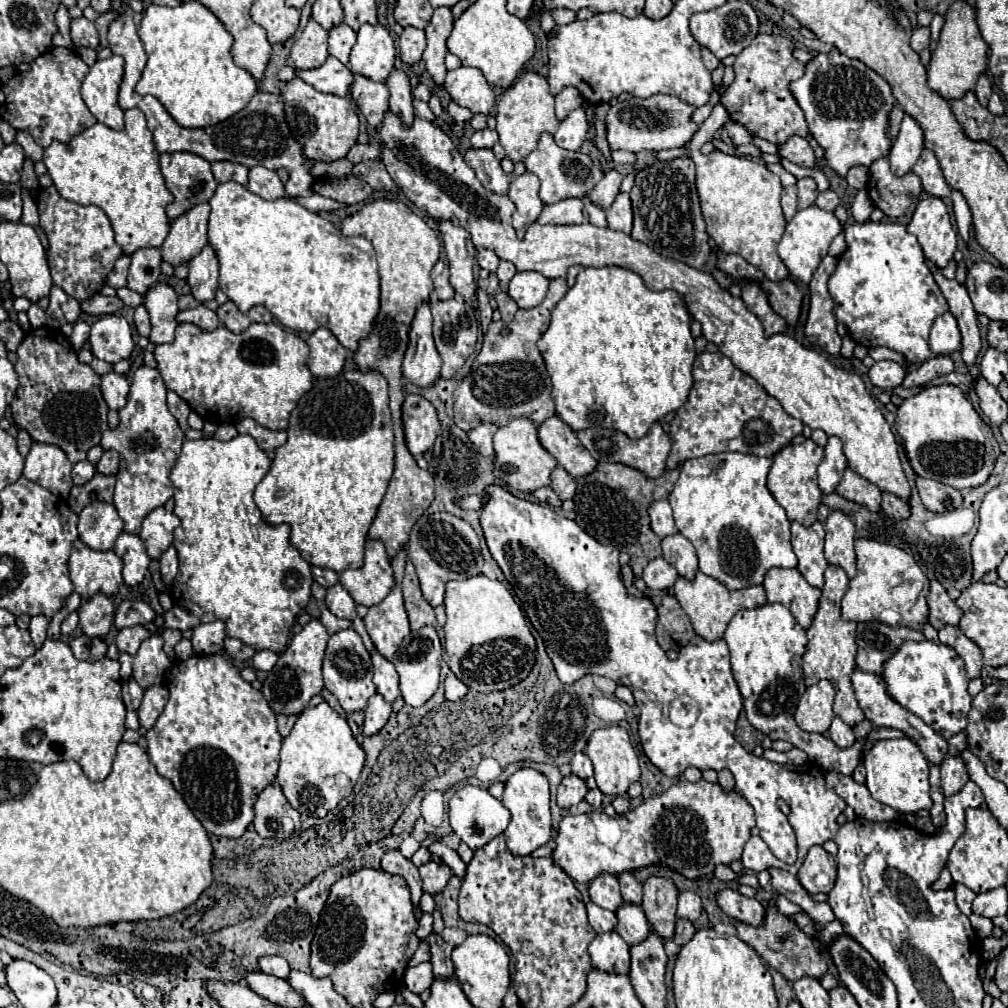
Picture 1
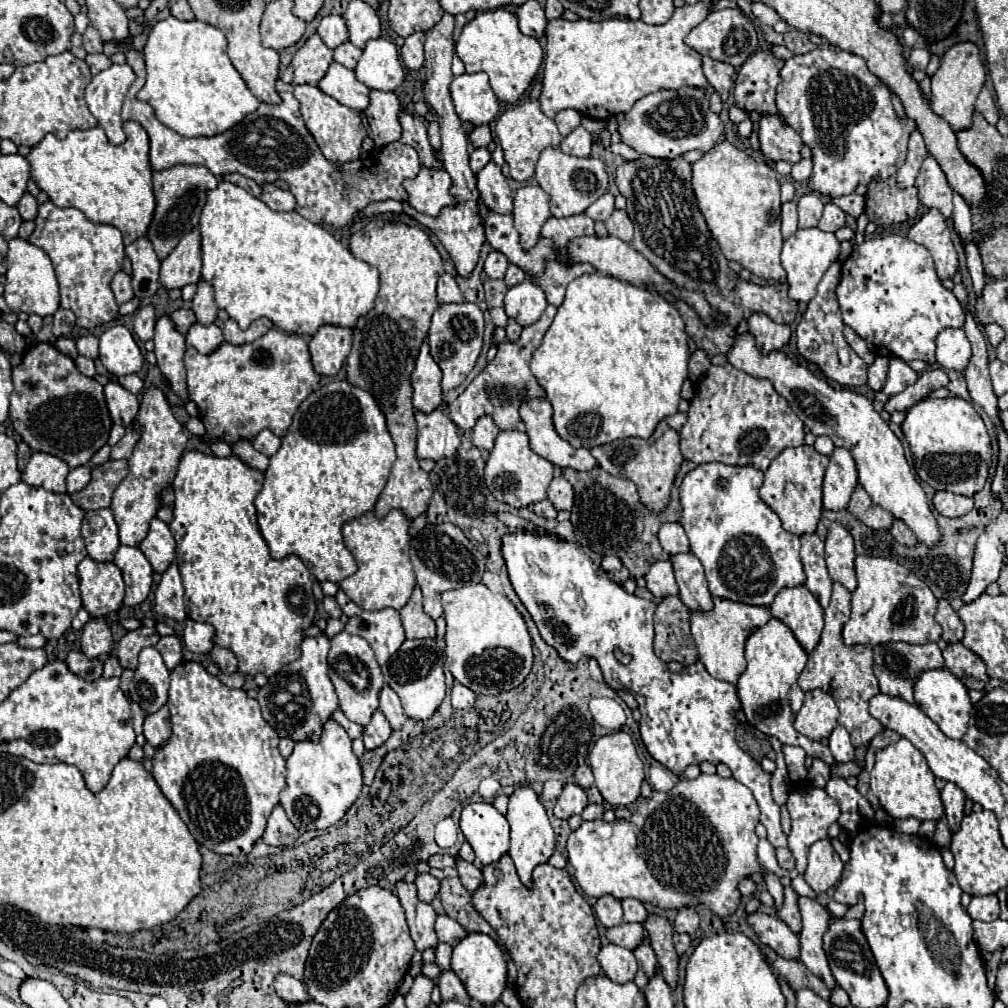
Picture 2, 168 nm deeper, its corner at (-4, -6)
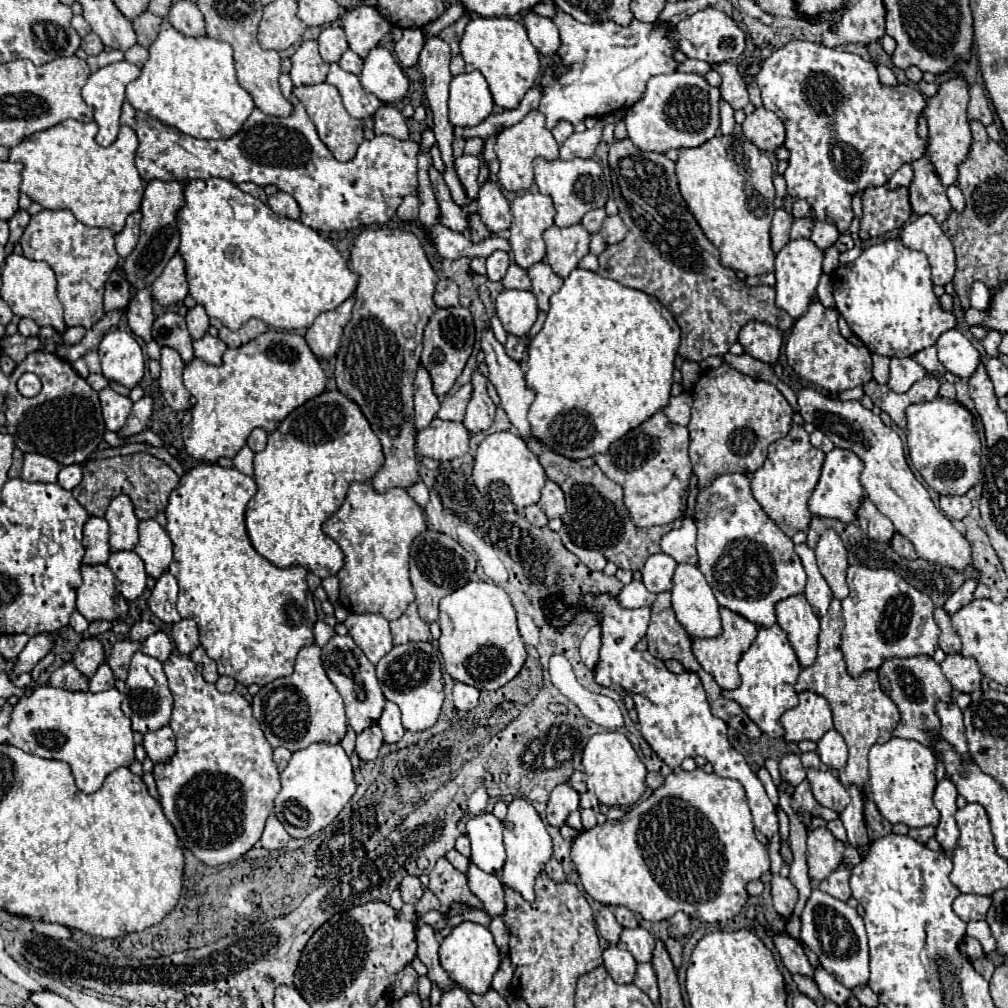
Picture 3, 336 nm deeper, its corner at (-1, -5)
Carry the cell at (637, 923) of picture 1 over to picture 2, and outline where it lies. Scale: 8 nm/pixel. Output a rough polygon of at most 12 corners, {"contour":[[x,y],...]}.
{"contour":[[645,937],[635,949],[639,971],[635,983],[647,985],[647,979],[657,967],[655,953],[649,937]]}

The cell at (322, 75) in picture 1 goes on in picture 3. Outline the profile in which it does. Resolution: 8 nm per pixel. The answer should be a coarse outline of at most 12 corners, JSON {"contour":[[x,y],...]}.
{"contour":[[330,64],[326,82],[338,88],[344,108],[358,120],[374,116],[382,102],[358,76]]}

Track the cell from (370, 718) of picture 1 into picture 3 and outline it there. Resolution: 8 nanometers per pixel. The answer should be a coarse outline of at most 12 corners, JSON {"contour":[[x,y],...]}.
{"contour":[[376,724],[356,738],[356,754],[364,762],[374,760],[382,746]]}

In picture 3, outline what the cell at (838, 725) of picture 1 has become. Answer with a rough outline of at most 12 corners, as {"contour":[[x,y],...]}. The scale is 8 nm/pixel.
{"contour":[[836,730],[826,732],[816,752],[832,768],[846,766],[848,748]]}

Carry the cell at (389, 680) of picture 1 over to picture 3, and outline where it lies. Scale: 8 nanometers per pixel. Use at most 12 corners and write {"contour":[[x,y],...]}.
{"contour":[[392,702],[378,720],[384,742],[394,744],[404,736],[400,710]]}

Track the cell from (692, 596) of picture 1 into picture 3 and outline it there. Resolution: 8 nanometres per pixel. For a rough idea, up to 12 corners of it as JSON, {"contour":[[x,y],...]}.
{"contour":[[720,608],[722,636],[696,638],[700,666],[724,690],[740,686],[736,664],[758,626]]}

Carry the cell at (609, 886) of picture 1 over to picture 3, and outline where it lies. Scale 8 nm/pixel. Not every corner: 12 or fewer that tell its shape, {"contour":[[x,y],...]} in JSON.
{"contour":[[604,906],[596,918],[600,938],[616,944],[622,926]]}

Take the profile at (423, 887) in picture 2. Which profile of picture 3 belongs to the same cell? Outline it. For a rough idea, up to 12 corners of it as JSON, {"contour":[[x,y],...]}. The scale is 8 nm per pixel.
{"contour":[[416,876],[400,882],[400,896],[406,904],[416,904],[422,886]]}

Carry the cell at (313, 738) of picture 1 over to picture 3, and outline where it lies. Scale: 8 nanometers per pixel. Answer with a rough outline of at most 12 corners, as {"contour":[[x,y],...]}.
{"contour":[[340,744],[282,770],[274,816],[292,838],[326,828],[356,784]]}

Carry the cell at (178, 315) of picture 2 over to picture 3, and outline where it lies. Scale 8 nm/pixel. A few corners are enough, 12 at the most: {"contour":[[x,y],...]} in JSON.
{"contour":[[166,312],[152,324],[152,338],[194,360],[192,338],[180,314]]}

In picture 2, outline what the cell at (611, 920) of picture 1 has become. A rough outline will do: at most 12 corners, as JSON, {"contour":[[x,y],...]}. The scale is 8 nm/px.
{"contour":[[641,923],[609,927],[605,937],[625,949],[635,949],[645,937]]}

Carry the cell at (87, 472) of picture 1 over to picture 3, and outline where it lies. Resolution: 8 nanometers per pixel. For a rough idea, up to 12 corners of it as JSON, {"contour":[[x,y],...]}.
{"contour":[[64,466],[58,484],[72,490],[82,480],[82,466]]}

